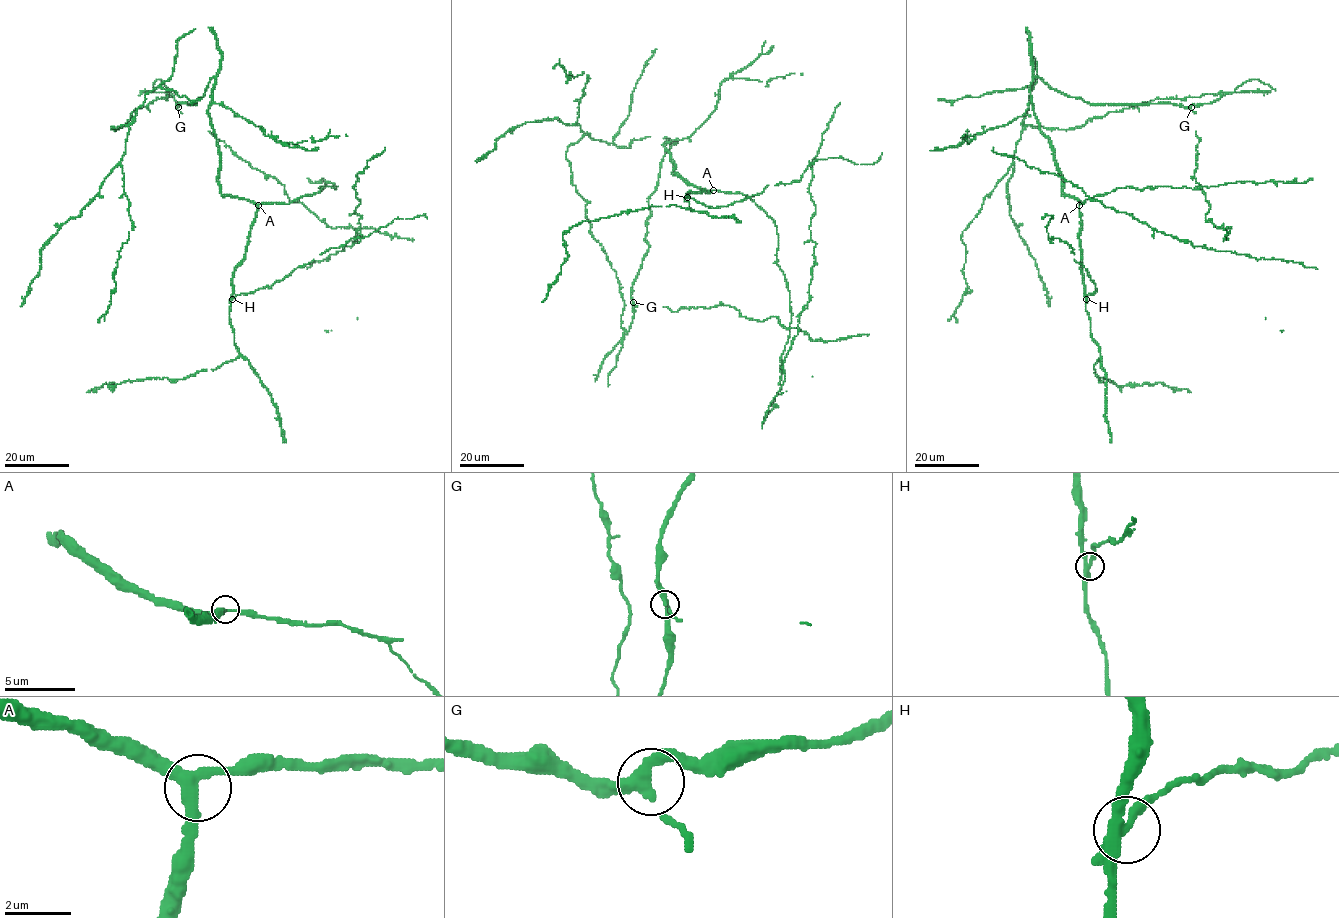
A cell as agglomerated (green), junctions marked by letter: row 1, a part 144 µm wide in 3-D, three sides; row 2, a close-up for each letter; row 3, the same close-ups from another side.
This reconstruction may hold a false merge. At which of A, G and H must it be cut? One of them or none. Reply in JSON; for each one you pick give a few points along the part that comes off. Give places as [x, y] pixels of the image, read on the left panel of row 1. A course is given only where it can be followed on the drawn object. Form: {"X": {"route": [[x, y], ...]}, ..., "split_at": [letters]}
{"split_at": ["H"]}

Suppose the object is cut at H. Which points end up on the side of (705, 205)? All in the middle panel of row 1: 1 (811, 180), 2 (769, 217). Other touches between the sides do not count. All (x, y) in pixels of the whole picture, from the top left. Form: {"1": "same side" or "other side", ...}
{"1": "other side", "2": "other side"}

